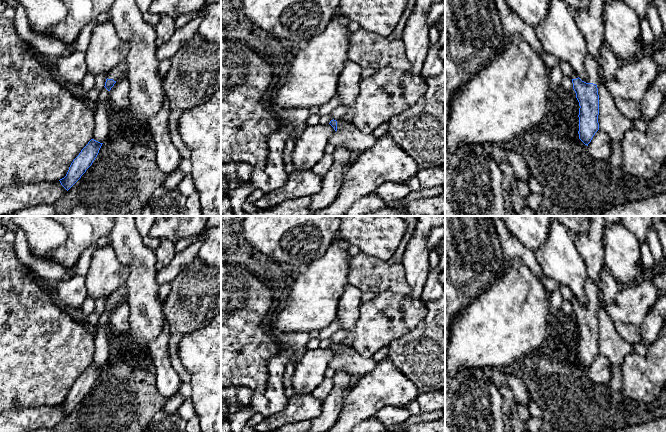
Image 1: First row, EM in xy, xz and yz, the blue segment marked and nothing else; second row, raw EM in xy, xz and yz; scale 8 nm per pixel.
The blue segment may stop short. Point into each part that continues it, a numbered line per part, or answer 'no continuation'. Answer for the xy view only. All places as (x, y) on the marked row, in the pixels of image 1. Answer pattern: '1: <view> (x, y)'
1: xy (119, 72)

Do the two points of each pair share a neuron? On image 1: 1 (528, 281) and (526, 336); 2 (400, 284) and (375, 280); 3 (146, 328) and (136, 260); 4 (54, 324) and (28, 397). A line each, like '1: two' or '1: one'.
1: one
2: one
3: one
4: one

